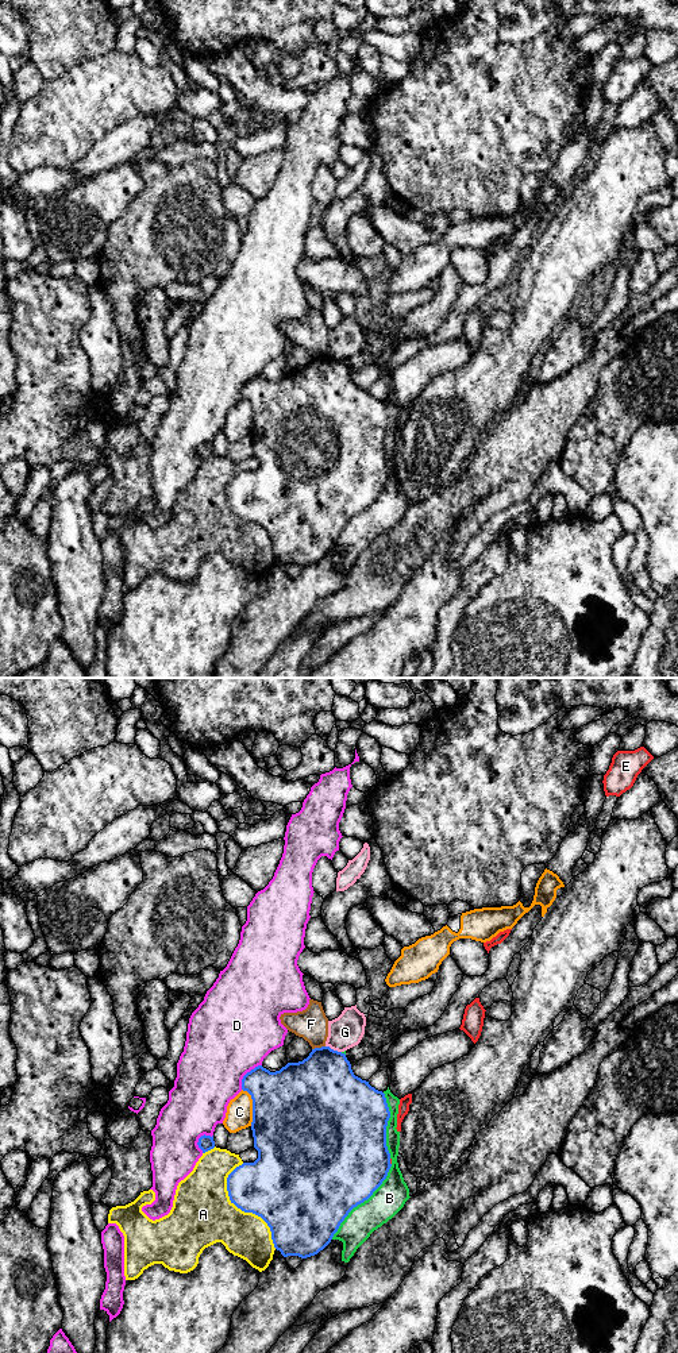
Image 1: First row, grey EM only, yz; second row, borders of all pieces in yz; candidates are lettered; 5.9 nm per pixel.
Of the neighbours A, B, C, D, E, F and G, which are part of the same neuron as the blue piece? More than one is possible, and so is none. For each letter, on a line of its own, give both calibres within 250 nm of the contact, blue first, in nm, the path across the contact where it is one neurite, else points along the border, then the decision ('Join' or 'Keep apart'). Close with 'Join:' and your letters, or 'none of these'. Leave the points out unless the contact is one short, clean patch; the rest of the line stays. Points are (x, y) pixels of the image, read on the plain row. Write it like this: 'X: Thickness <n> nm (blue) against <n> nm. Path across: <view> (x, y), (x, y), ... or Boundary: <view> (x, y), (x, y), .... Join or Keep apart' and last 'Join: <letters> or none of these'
A: Thickness 400 nm (blue) against 360 nm. Keep apart
B: Thickness 500 nm (blue) against 190 nm. Keep apart
C: Thickness 500 nm (blue) against 160 nm. Keep apart
D: Thickness 320 nm (blue) against 480 nm. Keep apart
E: Thickness 500 nm (blue) against 20 nm. Keep apart
F: Thickness 420 nm (blue) against 190 nm. Boundary: yz (324, 354), (312, 358). Keep apart
G: Thickness 420 nm (blue) against 200 nm. Keep apart
Join: none of these

